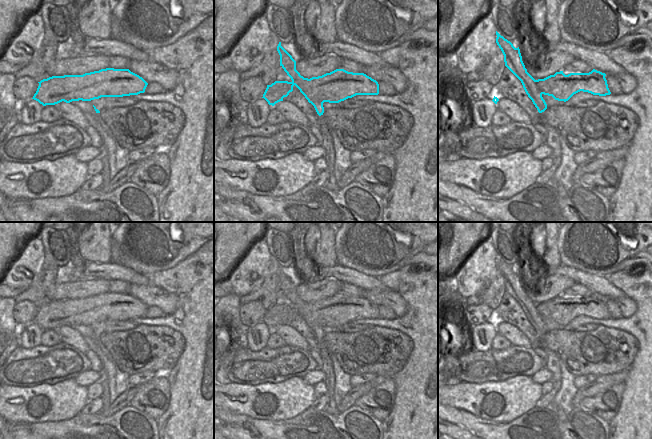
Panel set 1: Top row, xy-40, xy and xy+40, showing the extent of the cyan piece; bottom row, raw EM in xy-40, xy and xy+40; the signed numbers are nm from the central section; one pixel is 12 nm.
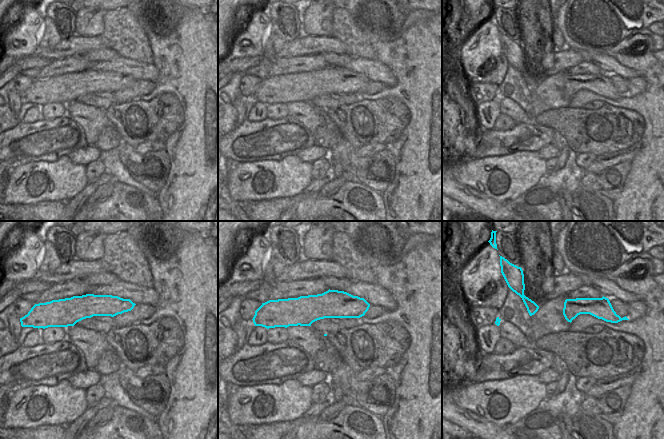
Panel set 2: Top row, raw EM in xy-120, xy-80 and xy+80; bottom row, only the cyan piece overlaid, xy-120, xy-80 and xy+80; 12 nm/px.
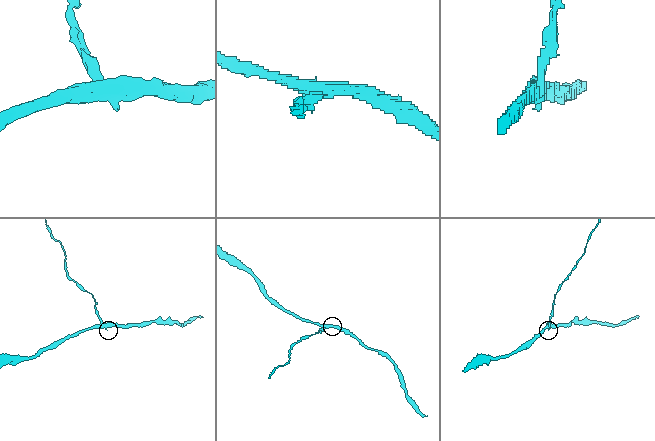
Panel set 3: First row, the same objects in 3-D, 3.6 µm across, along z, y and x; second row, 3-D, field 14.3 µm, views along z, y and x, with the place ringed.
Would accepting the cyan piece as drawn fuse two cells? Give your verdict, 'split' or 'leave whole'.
split

